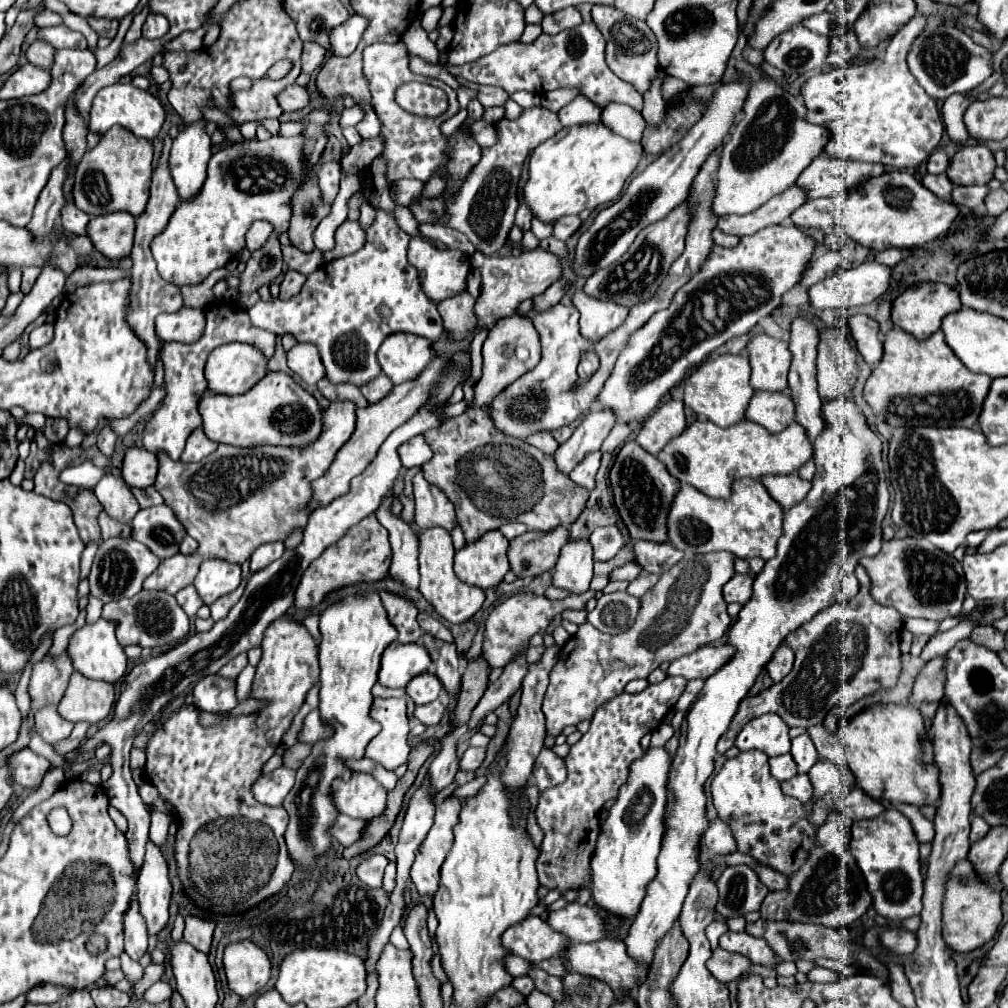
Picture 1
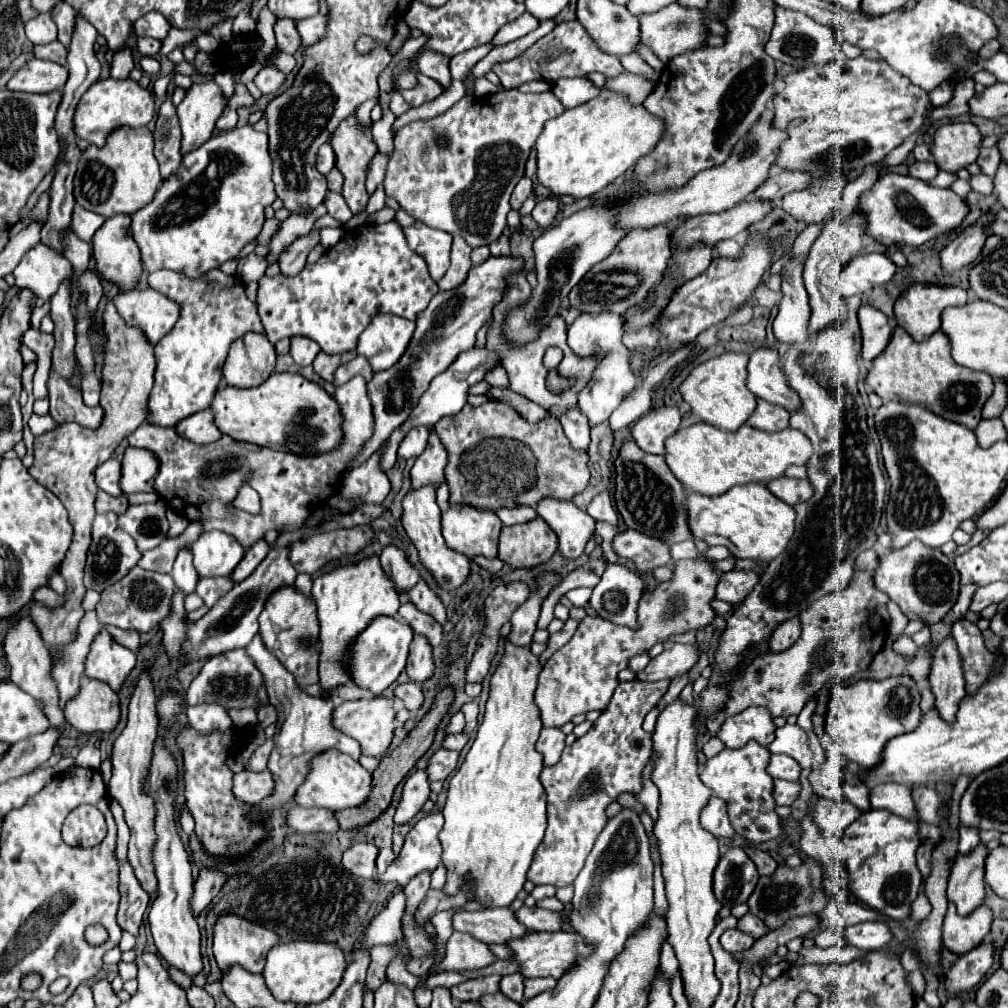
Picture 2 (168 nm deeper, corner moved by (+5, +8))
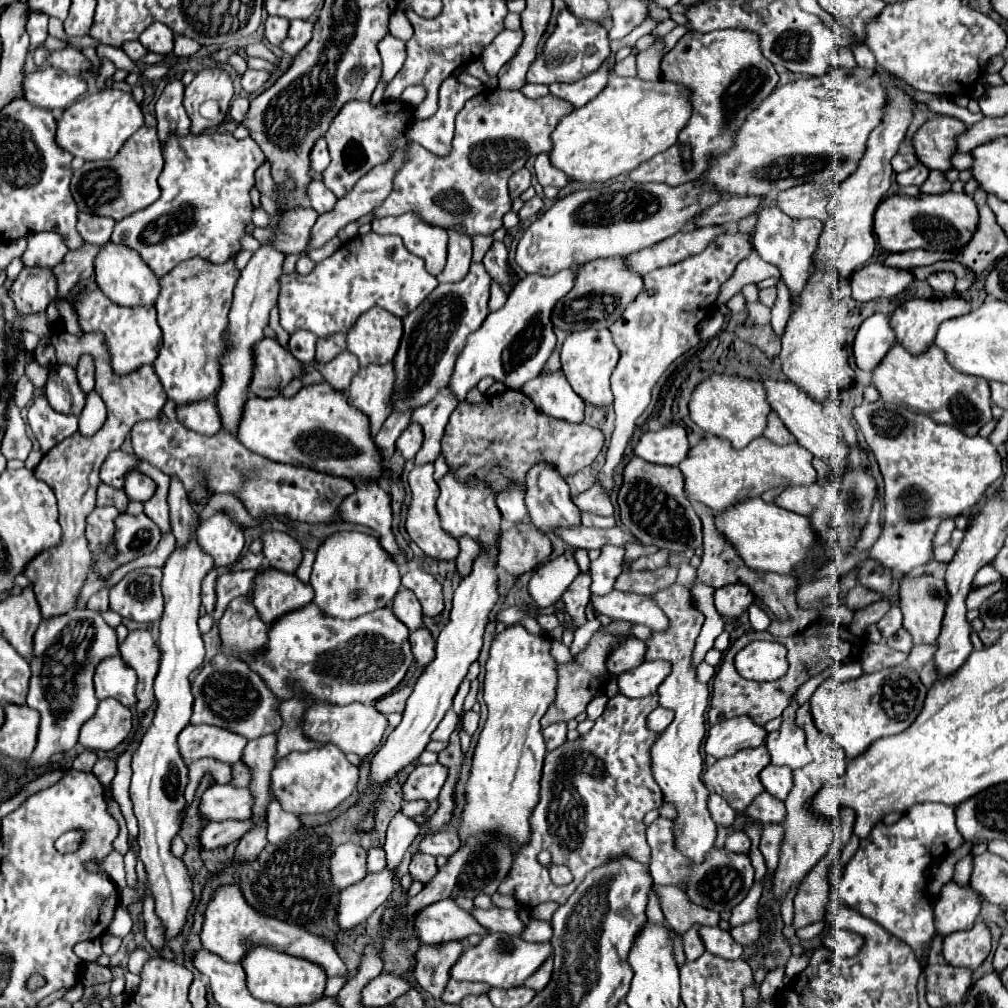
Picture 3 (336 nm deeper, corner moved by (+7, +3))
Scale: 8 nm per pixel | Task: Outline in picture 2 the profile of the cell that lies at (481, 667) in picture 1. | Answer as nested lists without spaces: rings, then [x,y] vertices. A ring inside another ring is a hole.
[[[443,689],[439,695],[437,695],[437,699],[435,699],[435,703],[433,703],[433,707],[431,707],[431,711],[423,717],[423,721],[417,725],[417,729],[415,731],[411,731],[409,733],[409,737],[391,753],[391,755],[387,755],[387,757],[383,757],[381,759],[381,763],[379,763],[379,767],[373,771],[373,783],[371,783],[371,795],[369,795],[369,799],[365,801],[365,803],[361,803],[361,805],[357,805],[357,807],[351,807],[351,809],[341,809],[341,811],[335,811],[335,819],[337,819],[337,823],[339,823],[339,827],[341,829],[351,829],[351,827],[359,827],[359,825],[367,825],[367,823],[371,823],[373,819],[377,819],[385,809],[387,809],[387,805],[391,803],[391,795],[393,795],[393,791],[395,791],[395,787],[397,787],[397,783],[403,779],[403,777],[407,777],[407,773],[415,767],[415,763],[417,763],[417,759],[431,747],[431,741],[433,741],[433,735],[435,735],[435,729],[437,729],[437,725],[439,725],[439,721],[441,721],[441,717],[445,715],[445,711],[447,711],[447,707],[449,707],[449,703],[453,701],[453,691],[451,689]]]

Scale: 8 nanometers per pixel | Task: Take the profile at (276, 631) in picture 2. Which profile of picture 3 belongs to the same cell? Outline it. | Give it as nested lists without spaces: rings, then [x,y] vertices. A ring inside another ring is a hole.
[[[265,570],[255,578],[255,608],[267,628],[283,614],[313,602],[313,590],[309,584],[297,580],[295,574],[283,574],[279,570]]]

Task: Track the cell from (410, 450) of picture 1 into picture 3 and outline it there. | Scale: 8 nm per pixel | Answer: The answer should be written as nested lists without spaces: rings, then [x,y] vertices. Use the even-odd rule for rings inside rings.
[[[411,424],[407,426],[407,430],[399,436],[399,442],[397,442],[397,450],[401,452],[401,456],[405,460],[411,460],[415,458],[415,454],[419,452],[423,444],[423,430],[419,424]]]

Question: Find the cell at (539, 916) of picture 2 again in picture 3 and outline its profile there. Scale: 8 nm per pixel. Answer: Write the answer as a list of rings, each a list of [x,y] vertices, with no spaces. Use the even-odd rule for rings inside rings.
[[[475,908],[473,916],[481,926],[485,926],[491,932],[505,932],[505,934],[521,936],[525,930],[525,924],[515,910],[501,910],[501,908],[479,910],[479,908]]]

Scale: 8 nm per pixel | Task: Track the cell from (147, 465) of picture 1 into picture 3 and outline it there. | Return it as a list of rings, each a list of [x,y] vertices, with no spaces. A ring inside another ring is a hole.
[[[129,470],[123,490],[127,492],[129,500],[147,502],[155,492],[155,482],[147,474],[143,474],[141,470]]]

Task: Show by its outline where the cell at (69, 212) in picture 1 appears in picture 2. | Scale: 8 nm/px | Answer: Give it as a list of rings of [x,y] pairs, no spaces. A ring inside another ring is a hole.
[[[75,205],[73,209],[73,221],[71,221],[71,227],[73,231],[83,239],[83,241],[91,241],[91,237],[95,235],[95,231],[105,223],[105,217],[93,213],[93,211],[87,211],[87,209],[81,209],[79,205]]]

